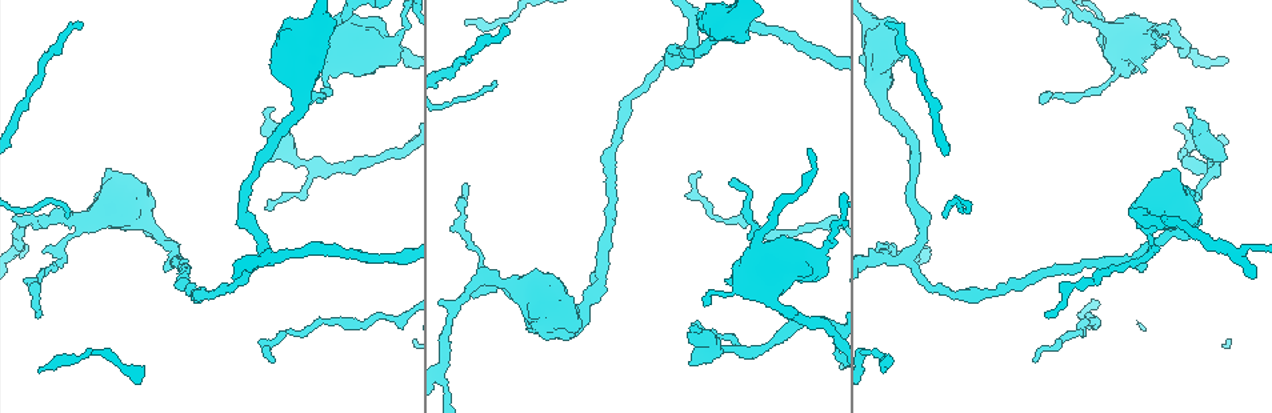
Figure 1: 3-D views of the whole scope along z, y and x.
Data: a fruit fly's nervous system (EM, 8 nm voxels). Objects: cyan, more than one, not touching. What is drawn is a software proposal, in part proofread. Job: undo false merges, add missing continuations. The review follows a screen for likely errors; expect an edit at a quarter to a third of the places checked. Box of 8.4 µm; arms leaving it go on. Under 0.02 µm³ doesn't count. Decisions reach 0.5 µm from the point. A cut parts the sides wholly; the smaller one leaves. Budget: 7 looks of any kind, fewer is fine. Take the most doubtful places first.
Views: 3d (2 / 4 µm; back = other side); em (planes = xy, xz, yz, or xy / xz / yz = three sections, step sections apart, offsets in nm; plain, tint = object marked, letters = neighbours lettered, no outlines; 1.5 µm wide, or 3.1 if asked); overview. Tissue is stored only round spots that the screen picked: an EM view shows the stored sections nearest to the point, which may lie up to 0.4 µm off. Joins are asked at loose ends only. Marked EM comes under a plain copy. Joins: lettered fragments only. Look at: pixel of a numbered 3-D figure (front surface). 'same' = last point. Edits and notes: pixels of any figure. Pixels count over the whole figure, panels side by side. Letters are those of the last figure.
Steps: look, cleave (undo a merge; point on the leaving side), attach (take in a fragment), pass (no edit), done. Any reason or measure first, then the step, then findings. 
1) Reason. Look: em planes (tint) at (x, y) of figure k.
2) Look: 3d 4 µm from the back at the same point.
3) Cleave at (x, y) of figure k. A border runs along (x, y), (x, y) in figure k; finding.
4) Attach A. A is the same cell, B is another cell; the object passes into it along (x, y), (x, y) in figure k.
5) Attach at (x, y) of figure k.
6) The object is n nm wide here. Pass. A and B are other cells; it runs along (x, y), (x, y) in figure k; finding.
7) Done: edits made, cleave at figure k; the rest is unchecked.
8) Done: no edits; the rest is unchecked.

Stops while still wide. Look: em xy step 4 (letters) at (728, 279) of figure 1.

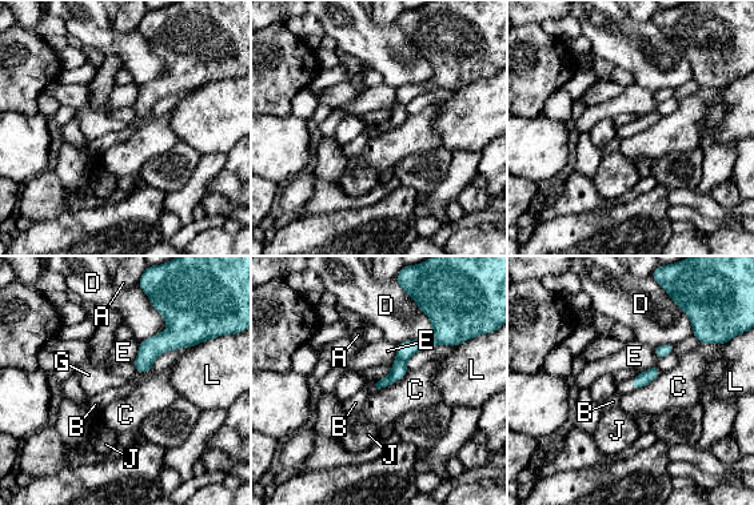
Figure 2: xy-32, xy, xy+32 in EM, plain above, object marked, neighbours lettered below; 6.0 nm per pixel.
The longest contact is with D, 320 nm. Attach J. J is the same cell, A, B, C, D, E, G and L are other cells; the object passes into it along (645, 377), (631, 384), (622, 387) in figure 2; the cell continues.

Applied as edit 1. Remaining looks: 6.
Thin end. Look: em xy step 8 (letters) at (78, 22) of figure 1.

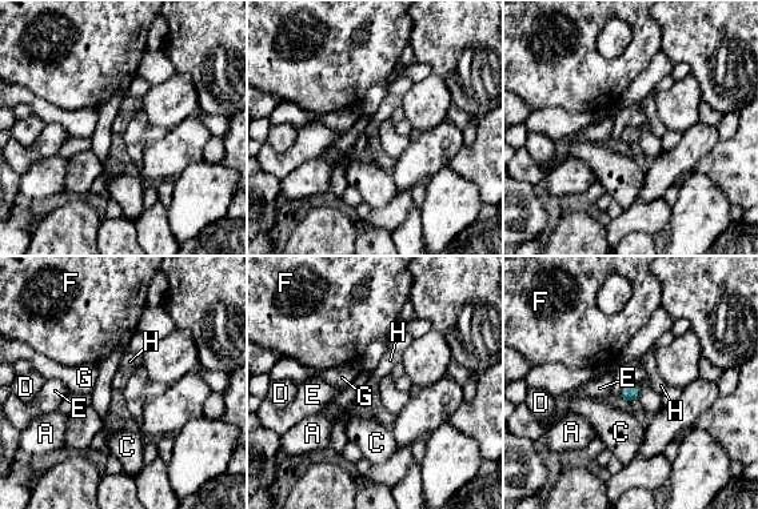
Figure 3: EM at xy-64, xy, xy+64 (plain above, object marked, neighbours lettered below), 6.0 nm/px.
Look: em planes (letters) at the same point.

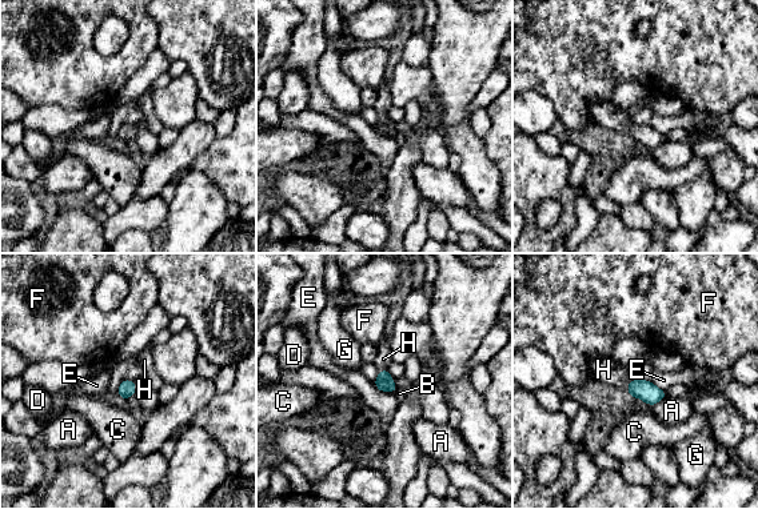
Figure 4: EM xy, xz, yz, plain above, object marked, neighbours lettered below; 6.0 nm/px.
Attach H. H is the same cell, A, B, C, D, E, F and G are other cells; the object passes into it along (643, 389), (627, 384), (603, 369) in figure 4; it goes on there.

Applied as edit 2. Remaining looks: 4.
Long arm stops here. Look: em xy step 4 (letters) at (36, 317) of figure 1.

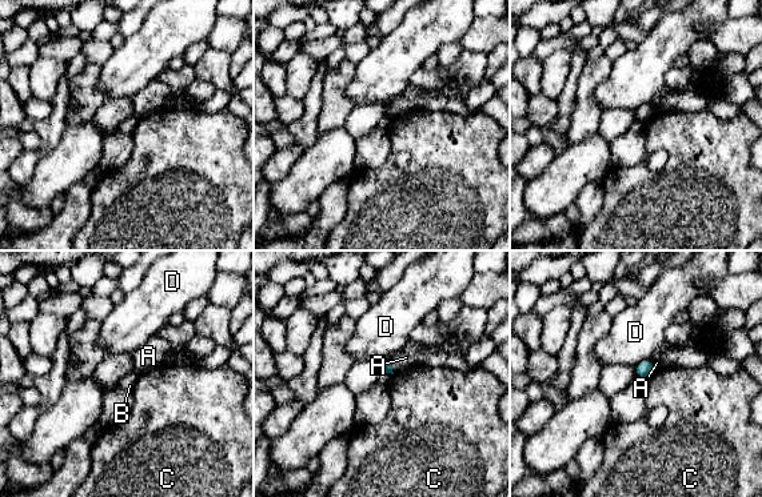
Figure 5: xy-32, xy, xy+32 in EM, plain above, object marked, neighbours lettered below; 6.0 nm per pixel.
Look: em planes (letters) at the same point.

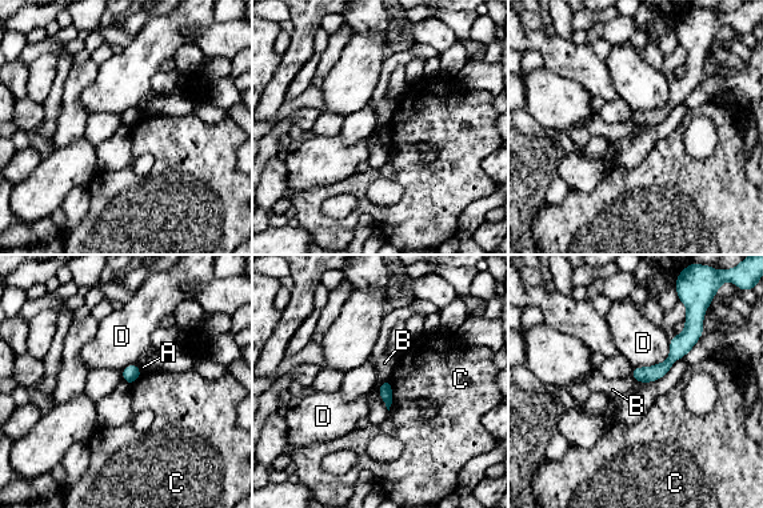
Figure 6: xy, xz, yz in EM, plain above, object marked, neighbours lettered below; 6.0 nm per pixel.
Pass. A, B, C and D are other cells; it runs along (698, 332), (659, 371), (635, 375) in figure 6; no lettered fragment goes on from it.

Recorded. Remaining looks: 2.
Done: edits made, attach at figure 2, attach at figure 4; the rest is unchecked.

